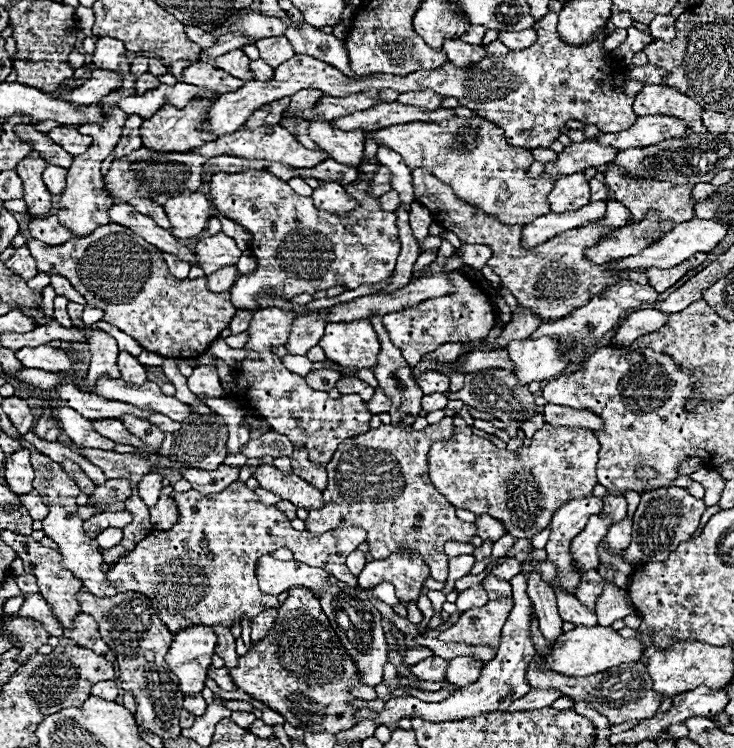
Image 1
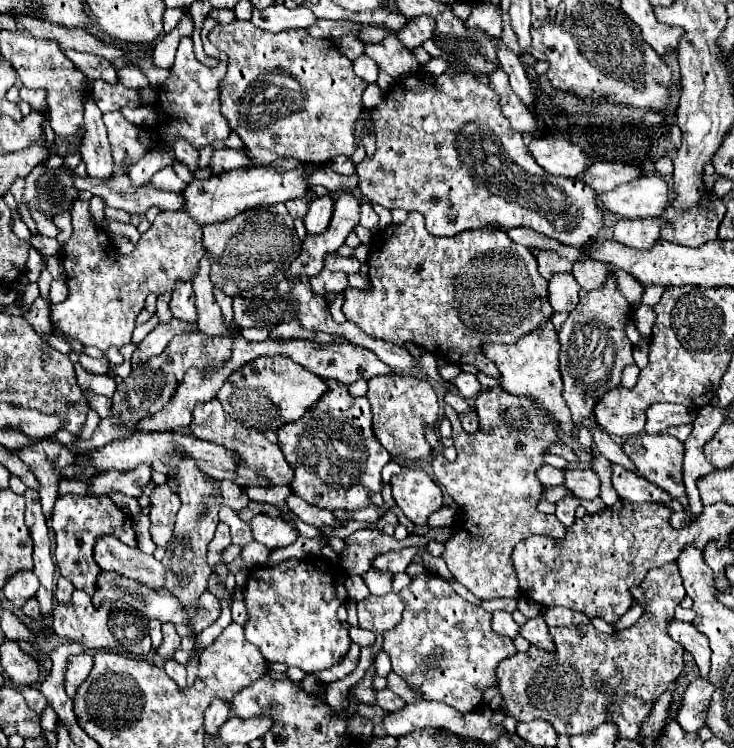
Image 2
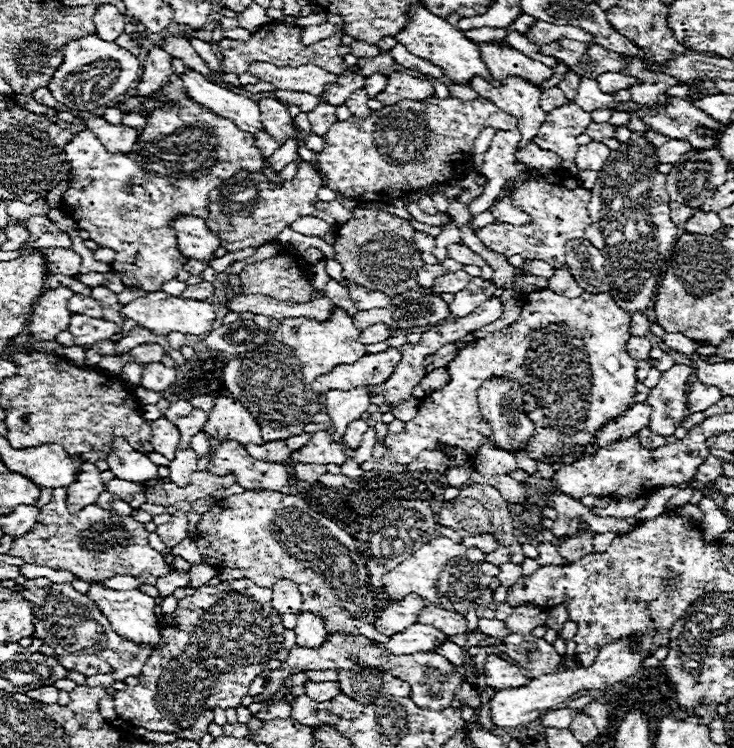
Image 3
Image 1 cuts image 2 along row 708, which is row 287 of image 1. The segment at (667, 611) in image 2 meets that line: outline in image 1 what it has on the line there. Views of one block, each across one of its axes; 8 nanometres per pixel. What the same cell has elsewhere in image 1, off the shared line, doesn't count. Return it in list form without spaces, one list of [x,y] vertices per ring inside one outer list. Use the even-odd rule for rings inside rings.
[[[414,168],[412,178],[414,178],[416,202],[426,206],[430,210],[430,214],[440,214],[440,216],[432,216],[434,222],[444,226],[448,232],[454,232],[466,244],[490,246],[492,258],[488,260],[488,266],[502,278],[504,288],[508,288],[516,296],[518,304],[534,310],[536,314],[540,314],[542,320],[562,318],[562,316],[570,314],[572,310],[576,310],[576,308],[584,306],[588,300],[592,300],[596,294],[602,294],[606,288],[610,288],[618,280],[634,280],[640,284],[648,284],[644,270],[632,270],[632,272],[624,272],[624,274],[612,278],[606,272],[608,264],[598,266],[584,258],[584,248],[594,246],[598,238],[608,236],[612,230],[616,230],[612,226],[602,228],[602,226],[590,224],[586,228],[574,228],[574,230],[554,236],[552,240],[546,240],[544,244],[524,250],[524,248],[520,248],[522,228],[518,224],[514,224],[514,226],[502,224],[496,218],[484,214],[480,208],[466,204],[464,200],[454,196],[454,192],[450,190],[448,184],[440,182],[436,176],[432,176],[424,168]]]

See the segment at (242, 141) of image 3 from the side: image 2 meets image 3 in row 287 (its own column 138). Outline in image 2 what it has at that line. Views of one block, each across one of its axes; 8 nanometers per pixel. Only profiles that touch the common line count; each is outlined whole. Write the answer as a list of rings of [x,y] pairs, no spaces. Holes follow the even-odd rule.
[[[110,112],[102,118],[112,144],[114,170],[116,174],[128,174],[128,170],[146,156],[146,146],[140,144],[140,128],[128,122],[120,112]]]

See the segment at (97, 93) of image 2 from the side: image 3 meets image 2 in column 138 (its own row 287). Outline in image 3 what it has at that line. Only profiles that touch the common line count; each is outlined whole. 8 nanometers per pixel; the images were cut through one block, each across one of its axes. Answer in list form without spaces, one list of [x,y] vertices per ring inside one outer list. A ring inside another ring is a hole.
[[[98,286],[98,288],[92,288],[92,298],[98,298],[98,302],[102,302],[102,306],[104,306],[104,318],[110,320],[110,322],[116,322],[116,326],[118,326],[116,334],[120,334],[124,320],[120,316],[122,304],[118,302],[116,294],[110,292],[106,286]]]

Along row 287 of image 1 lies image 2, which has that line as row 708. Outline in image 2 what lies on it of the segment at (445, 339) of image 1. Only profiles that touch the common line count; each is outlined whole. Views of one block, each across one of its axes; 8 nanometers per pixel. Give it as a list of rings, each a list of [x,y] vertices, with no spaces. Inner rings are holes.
[[[432,574],[412,576],[412,584],[400,592],[406,602],[400,624],[384,634],[382,650],[392,660],[392,670],[410,686],[422,690],[424,700],[444,702],[458,712],[472,712],[482,692],[496,684],[496,666],[516,654],[514,642],[490,628],[492,614],[456,596],[452,586]]]

